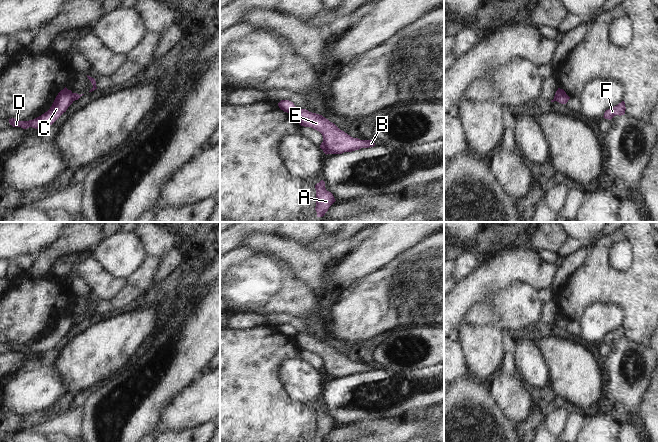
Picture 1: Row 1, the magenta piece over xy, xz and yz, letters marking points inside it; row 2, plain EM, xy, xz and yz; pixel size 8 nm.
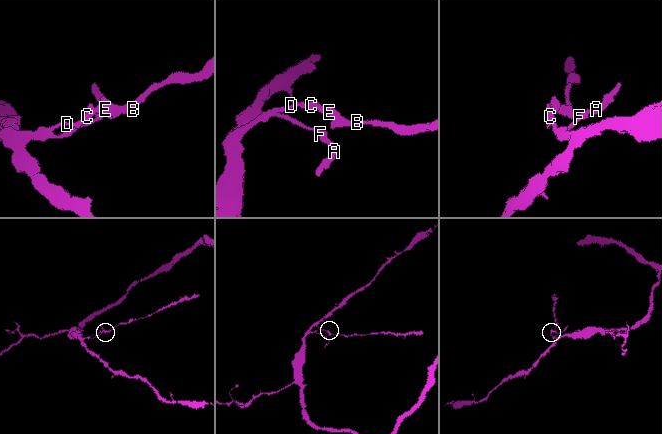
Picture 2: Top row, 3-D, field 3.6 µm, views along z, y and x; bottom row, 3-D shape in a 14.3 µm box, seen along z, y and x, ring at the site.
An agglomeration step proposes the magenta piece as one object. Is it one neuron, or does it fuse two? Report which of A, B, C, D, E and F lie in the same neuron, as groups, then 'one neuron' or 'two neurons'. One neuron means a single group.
groups A C D F / B E; two neurons

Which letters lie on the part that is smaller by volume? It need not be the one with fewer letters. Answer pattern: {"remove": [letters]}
{"remove": ["B", "E"]}

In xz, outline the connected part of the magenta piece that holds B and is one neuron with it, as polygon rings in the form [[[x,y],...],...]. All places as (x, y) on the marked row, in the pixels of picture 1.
[[[297,109],[294,112],[294,117],[301,126],[311,127],[322,134],[323,142],[320,148],[326,155],[342,154],[375,146],[372,140],[353,138],[322,115],[309,112],[306,109]]]

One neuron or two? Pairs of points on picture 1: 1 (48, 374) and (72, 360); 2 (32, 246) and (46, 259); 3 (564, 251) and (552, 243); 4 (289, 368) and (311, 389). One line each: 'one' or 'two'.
1: two
2: two
3: two
4: one

